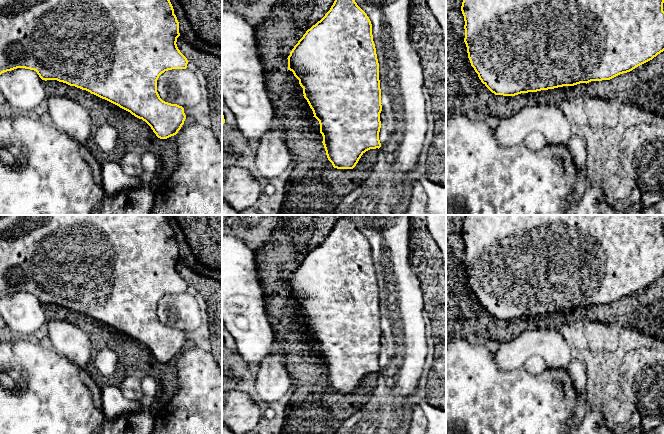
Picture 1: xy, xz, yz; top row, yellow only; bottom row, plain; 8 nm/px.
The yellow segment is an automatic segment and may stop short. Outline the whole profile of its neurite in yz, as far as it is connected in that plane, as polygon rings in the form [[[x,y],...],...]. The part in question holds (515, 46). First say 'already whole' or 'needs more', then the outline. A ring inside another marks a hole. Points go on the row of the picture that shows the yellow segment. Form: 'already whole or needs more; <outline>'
already whole; [[[463,0],[468,58],[481,82],[495,95],[515,96],[591,81],[610,80],[652,60],[664,51],[664,0]]]

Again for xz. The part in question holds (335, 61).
already whole; [[[335,0],[325,16],[306,31],[287,59],[288,70],[299,80],[303,96],[313,111],[313,117],[319,121],[322,143],[334,168],[353,169],[366,151],[381,147],[379,63],[371,21],[355,0]]]

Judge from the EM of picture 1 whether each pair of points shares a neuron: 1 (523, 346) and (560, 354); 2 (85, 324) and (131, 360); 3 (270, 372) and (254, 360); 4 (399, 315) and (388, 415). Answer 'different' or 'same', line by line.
1: same
2: same
3: different
4: same

